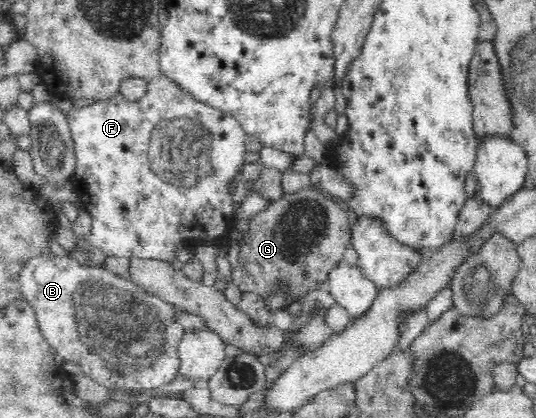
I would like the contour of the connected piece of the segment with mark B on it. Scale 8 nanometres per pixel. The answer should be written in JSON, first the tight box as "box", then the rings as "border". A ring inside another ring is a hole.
{"box":[19,253,88,361],"border":[[[52,253],[30,259],[21,270],[19,279],[21,282],[21,294],[25,301],[34,307],[41,331],[45,339],[53,347],[60,360],[77,361],[86,356],[88,350],[84,346],[78,332],[78,320],[76,320],[76,306],[74,306],[74,294],[82,288],[82,280],[78,280],[78,272],[84,272],[80,263],[65,254],[55,256]]]}

